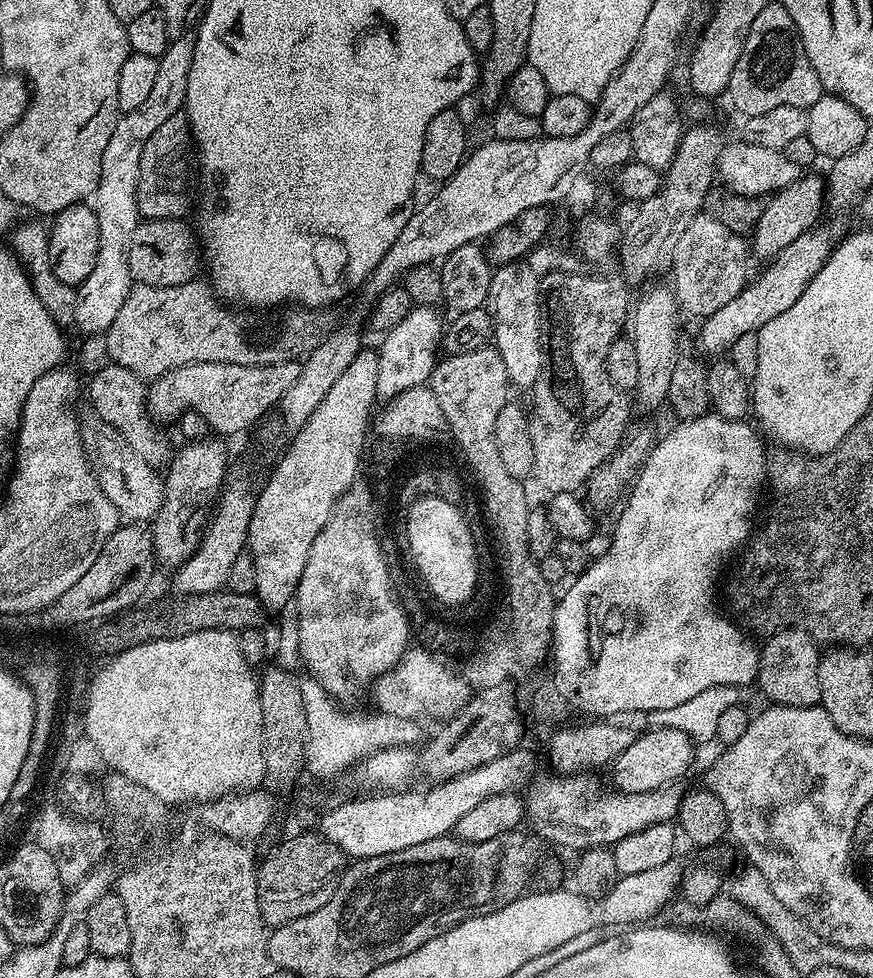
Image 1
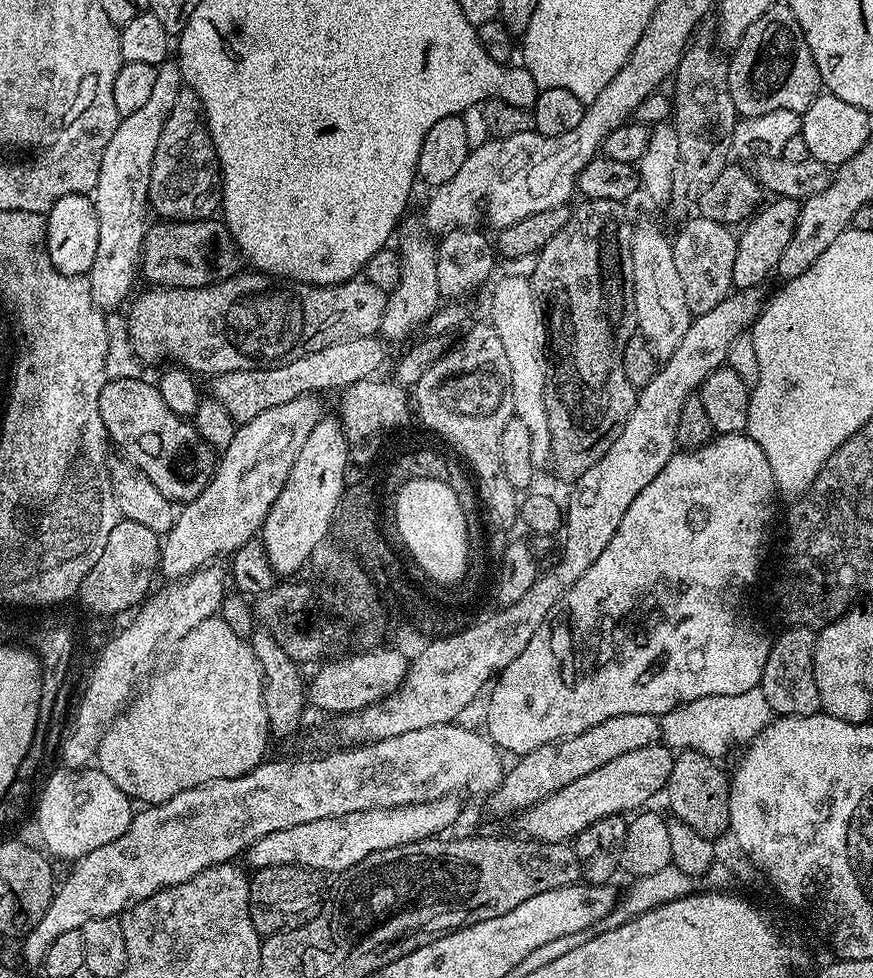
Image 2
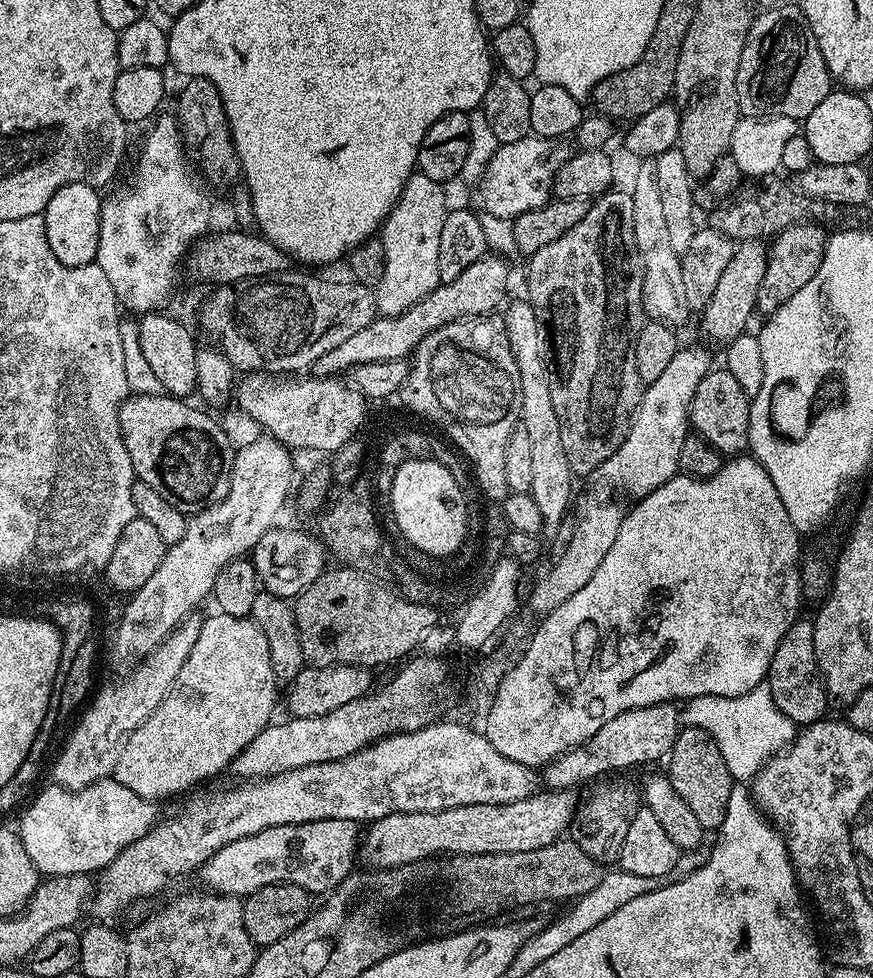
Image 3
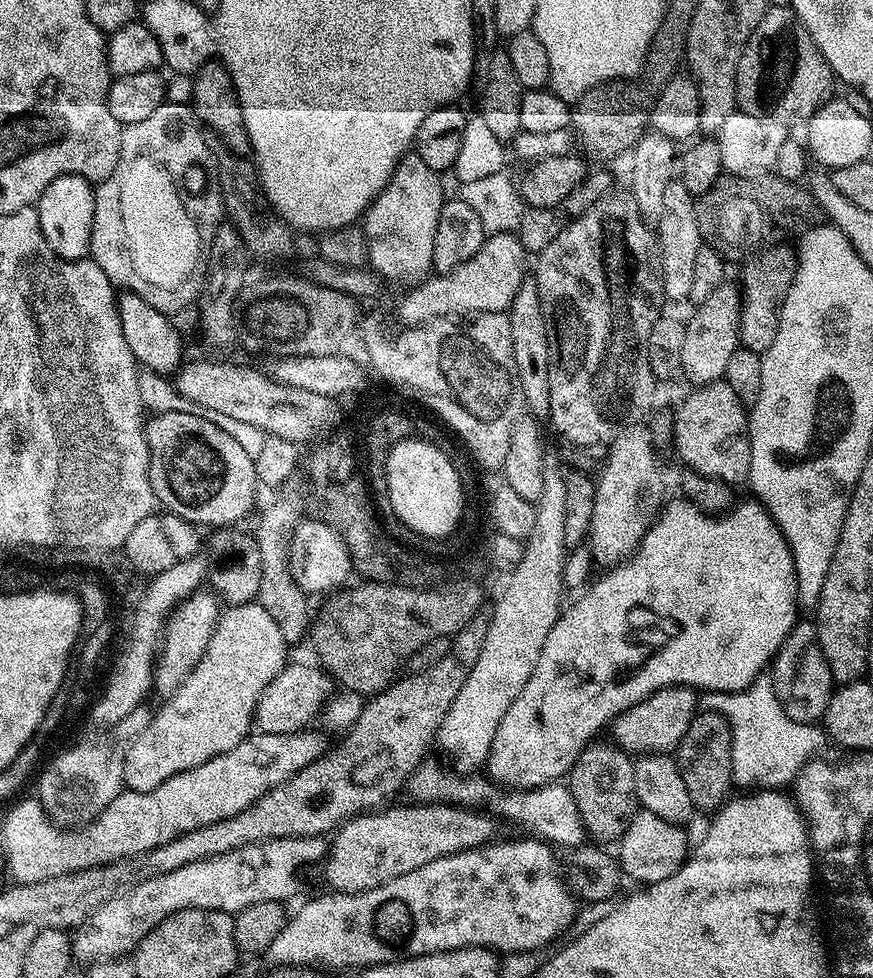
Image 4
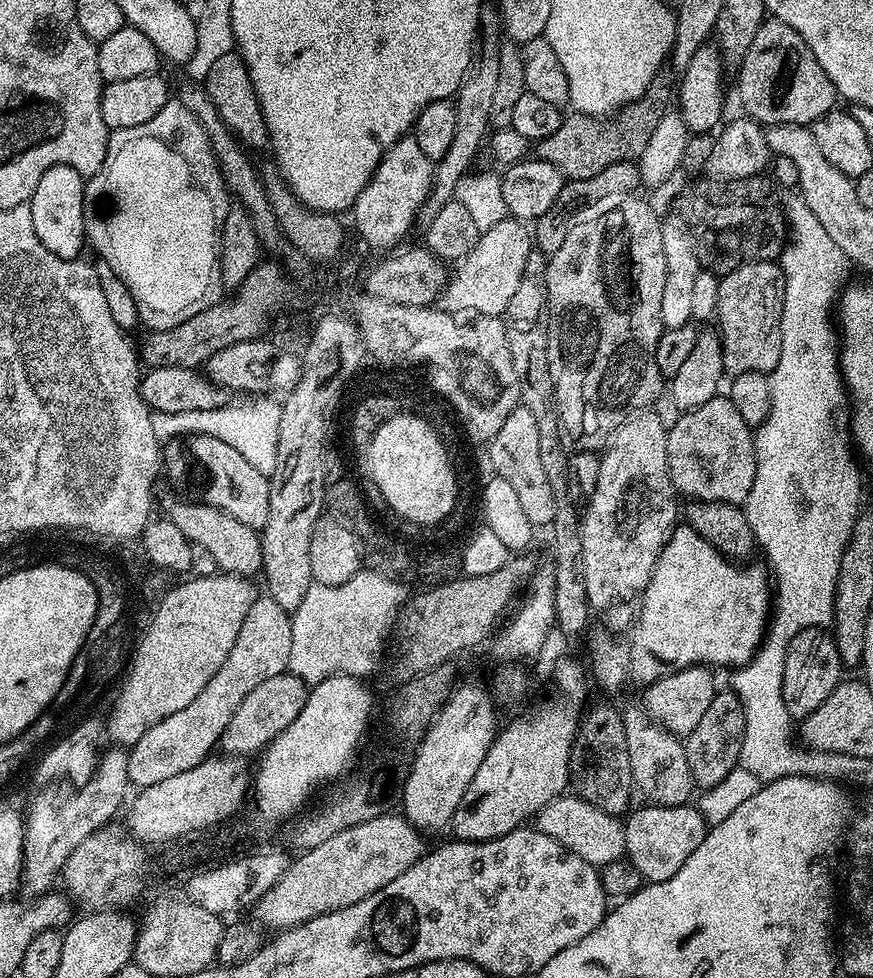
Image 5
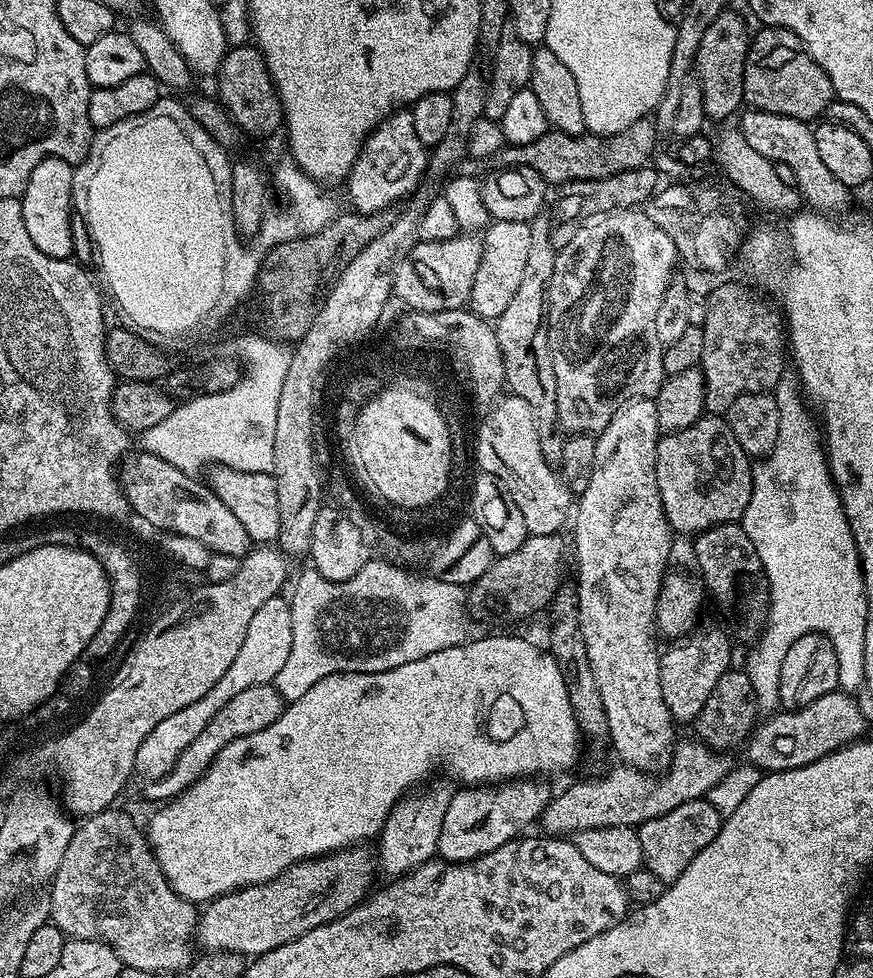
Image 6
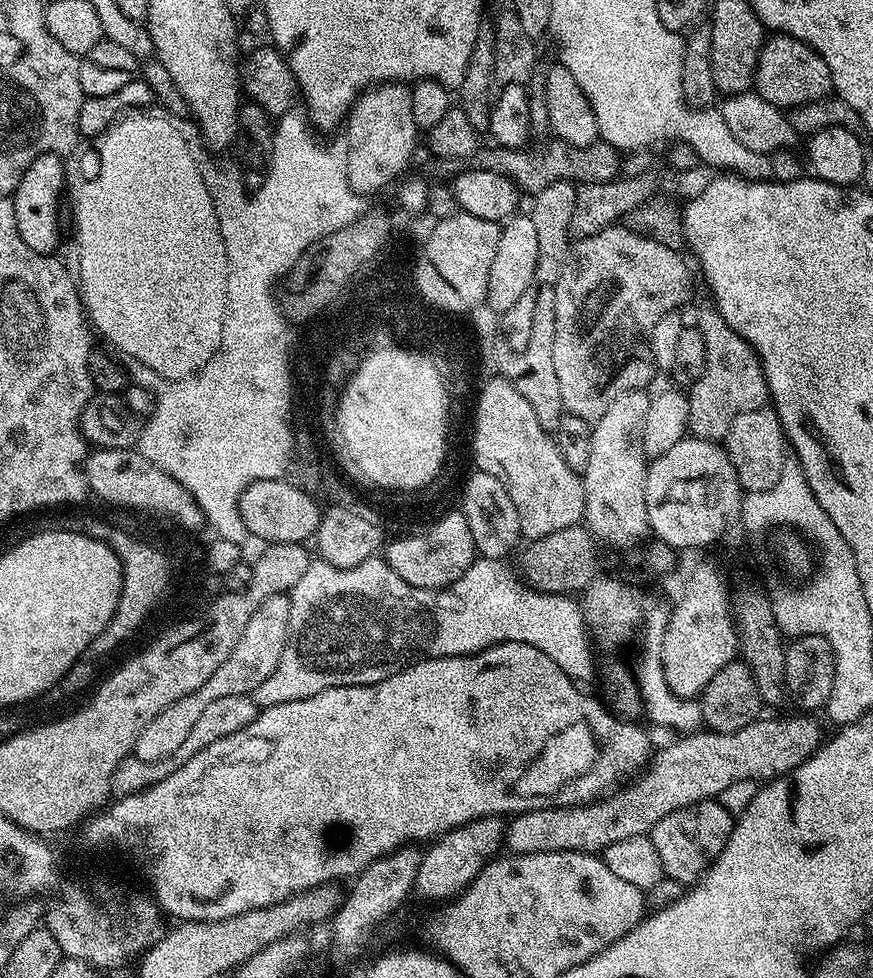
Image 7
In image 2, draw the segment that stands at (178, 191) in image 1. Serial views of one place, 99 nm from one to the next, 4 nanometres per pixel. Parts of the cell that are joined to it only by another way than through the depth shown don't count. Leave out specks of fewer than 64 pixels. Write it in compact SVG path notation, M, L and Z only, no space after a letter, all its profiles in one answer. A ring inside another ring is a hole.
M187 86L181 88L174 107L170 109L170 118L166 118L166 126L162 126L162 135L158 138L158 146L154 149L154 162L150 166L150 190L148 202L153 213L165 221L206 220L215 217L221 211L220 199L220 163L214 150L214 142L210 138L208 123L204 121L204 107L194 89Z

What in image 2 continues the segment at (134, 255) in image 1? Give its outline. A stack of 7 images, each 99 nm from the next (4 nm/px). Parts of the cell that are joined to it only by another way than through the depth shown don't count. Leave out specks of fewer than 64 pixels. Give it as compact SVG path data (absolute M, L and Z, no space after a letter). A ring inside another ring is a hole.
M209 218L206 220L186 220L186 221L161 221L156 222L160 224L156 224L152 227L152 225L145 231L144 236L144 246L142 249L142 274L151 281L150 284L159 287L166 288L182 288L182 289L194 289L201 288L204 285L217 284L223 280L227 280L229 277L235 275L238 266L238 258L240 259L240 251L236 244L233 242L232 236L229 234L229 230L226 224L223 221L220 221L216 218Z

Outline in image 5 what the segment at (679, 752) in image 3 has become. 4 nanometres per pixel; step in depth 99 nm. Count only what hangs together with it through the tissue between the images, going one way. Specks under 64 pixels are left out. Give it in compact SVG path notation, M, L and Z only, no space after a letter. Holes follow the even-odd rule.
M731 690L717 691L714 702L710 702L710 707L706 709L706 715L698 722L698 726L694 726L694 730L690 730L690 734L683 737L684 749L686 750L686 762L690 762L690 774L692 775L692 783L697 789L705 790L712 786L716 786L721 782L726 774L730 774L732 770L738 767L740 762L740 743L742 742L742 734L744 733L744 711L740 705L740 699L736 693Z

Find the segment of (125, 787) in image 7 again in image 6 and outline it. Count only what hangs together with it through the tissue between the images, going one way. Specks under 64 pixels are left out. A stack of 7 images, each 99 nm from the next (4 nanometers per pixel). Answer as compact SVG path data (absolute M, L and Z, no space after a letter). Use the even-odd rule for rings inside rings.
M272 684L250 686L250 690L234 694L234 698L230 698L230 702L226 702L226 706L222 706L222 710L218 710L218 714L214 714L210 722L206 722L202 734L198 734L198 738L194 738L194 742L186 746L186 750L178 756L178 762L174 762L172 769L162 774L162 778L147 781L143 785L145 798L153 800L153 805L158 806L180 796L187 788L194 786L194 782L211 766L214 758L222 754L227 744L238 738L246 738L246 734L258 734L258 730L266 730L270 722L274 722L283 714L285 707L286 701L280 697L279 690Z

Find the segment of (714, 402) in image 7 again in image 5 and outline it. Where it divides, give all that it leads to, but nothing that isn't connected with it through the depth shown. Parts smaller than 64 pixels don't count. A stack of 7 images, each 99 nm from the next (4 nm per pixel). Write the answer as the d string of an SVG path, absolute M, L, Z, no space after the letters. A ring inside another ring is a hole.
M749 260L719 277L717 306L714 315L725 373L737 376L743 372L763 372L765 374L778 366L778 354L782 350L780 319L784 305L784 271L776 260Z

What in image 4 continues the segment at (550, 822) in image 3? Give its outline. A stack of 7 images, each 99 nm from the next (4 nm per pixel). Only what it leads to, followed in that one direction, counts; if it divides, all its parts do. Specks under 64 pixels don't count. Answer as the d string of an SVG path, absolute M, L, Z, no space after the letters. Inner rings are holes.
M439 802L407 803L401 808L388 806L371 814L353 816L339 825L338 831L331 837L328 855L322 864L324 880L329 884L327 887L331 891L353 894L380 888L386 882L398 878L398 874L410 874L410 870L418 870L418 866L426 866L426 862L434 862L434 858L442 858L450 854L458 854L462 850L490 844L497 835L495 824L497 821L491 815L482 816L478 813L481 811Z

